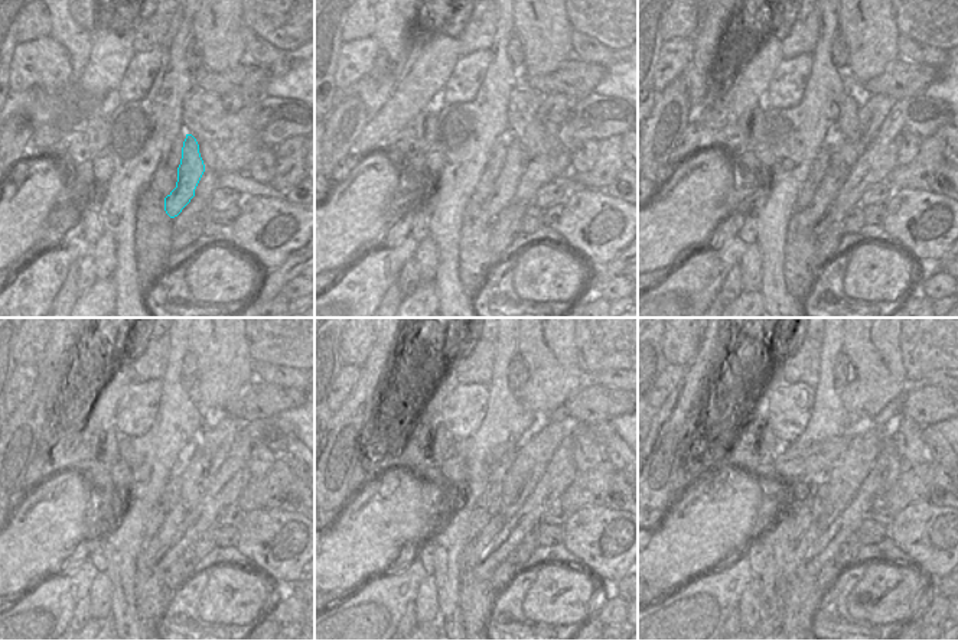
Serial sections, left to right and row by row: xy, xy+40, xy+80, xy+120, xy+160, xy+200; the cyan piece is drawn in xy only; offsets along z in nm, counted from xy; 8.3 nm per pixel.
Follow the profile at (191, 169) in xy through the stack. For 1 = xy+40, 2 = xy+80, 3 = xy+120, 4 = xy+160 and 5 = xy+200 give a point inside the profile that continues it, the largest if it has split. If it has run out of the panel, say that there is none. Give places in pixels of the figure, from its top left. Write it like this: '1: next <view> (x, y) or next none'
1: next xy+40 (515, 162)
2: next xy+80 (837, 171)
3: next xy+120 (150, 549)
4: next xy+160 (473, 550)
5: next xy+200 (797, 550)

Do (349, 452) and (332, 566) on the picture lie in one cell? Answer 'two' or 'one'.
two

